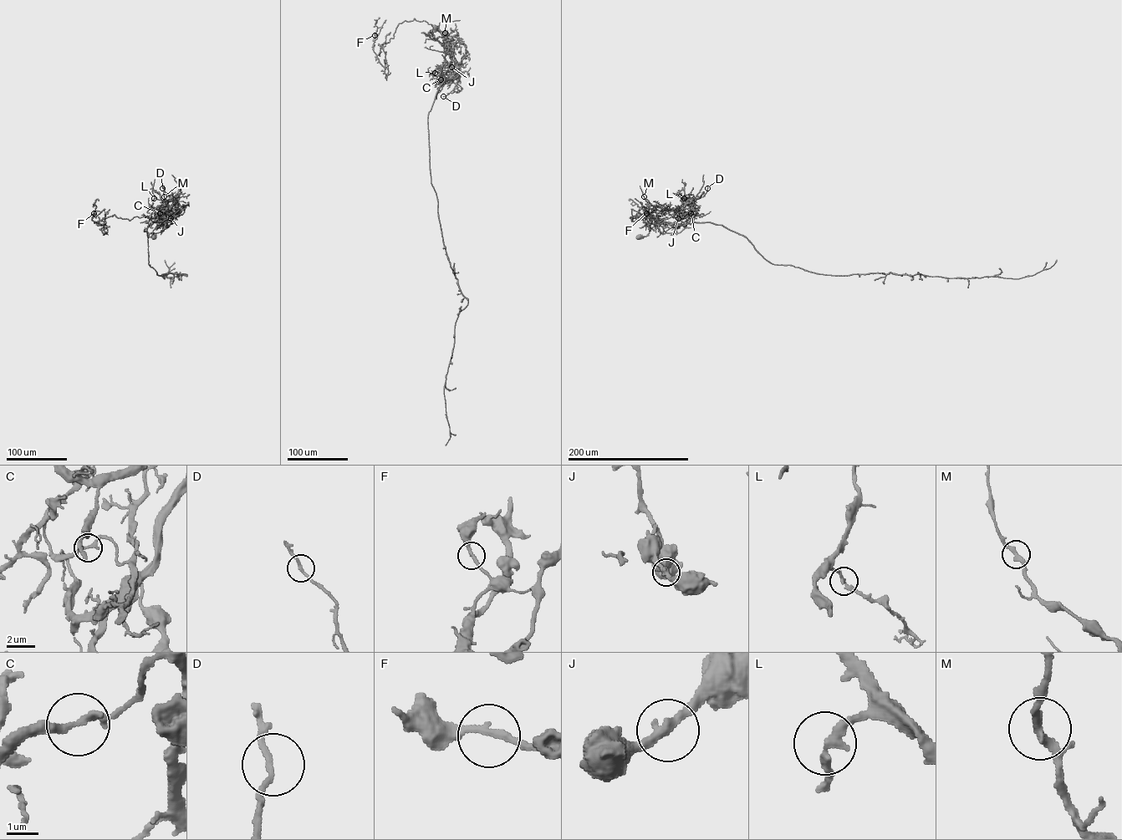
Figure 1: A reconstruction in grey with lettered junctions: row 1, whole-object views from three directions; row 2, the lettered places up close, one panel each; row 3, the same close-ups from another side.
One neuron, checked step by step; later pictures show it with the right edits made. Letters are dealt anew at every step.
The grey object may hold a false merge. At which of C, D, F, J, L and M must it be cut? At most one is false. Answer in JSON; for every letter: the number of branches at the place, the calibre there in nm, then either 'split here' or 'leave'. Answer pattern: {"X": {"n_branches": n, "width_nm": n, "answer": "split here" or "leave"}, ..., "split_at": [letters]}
{"C": {"n_branches": 2, "width_nm": 220, "answer": "split here"}, "D": {"n_branches": 2, "width_nm": 180, "answer": "leave"}, "F": {"n_branches": 2, "width_nm": 220, "answer": "leave"}, "J": {"n_branches": 2, "width_nm": 280, "answer": "leave"}, "L": {"n_branches": 2, "width_nm": 260, "answer": "leave"}, "M": {"n_branches": 2, "width_nm": 240, "answer": "leave"}, "split_at": ["C"]}

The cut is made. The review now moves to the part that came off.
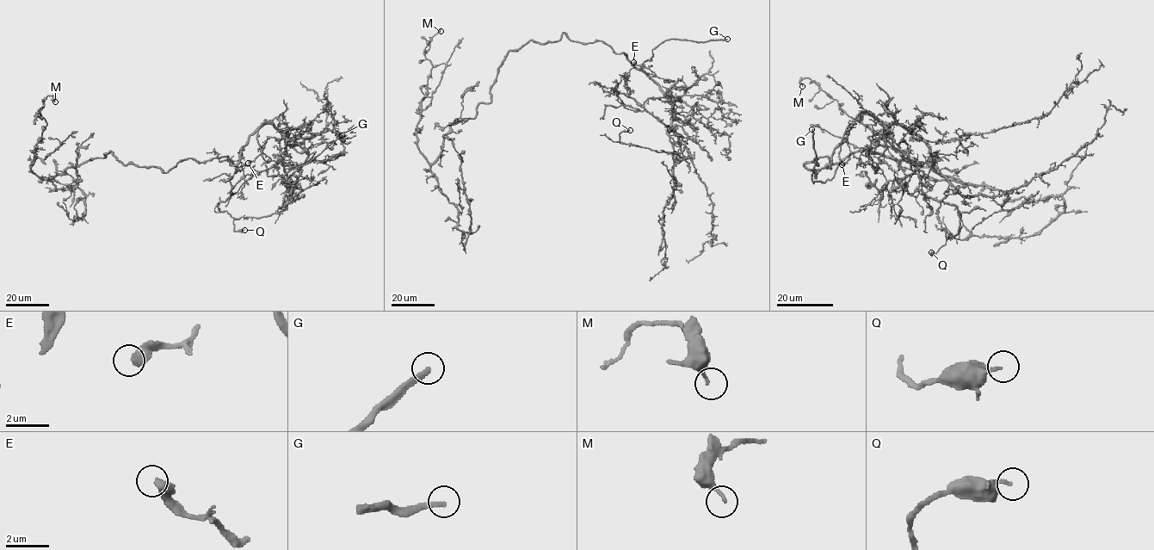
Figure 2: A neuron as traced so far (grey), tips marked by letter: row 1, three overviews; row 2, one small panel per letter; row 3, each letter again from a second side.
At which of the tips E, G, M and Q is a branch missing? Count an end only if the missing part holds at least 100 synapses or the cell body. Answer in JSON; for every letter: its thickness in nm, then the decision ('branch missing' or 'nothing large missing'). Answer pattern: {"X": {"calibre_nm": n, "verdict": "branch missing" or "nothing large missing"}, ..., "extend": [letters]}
{"E": {"calibre_nm": 500, "verdict": "nothing large missing"}, "G": {"calibre_nm": 240, "verdict": "branch missing"}, "M": {"calibre_nm": 150, "verdict": "nothing large missing"}, "Q": {"calibre_nm": 170, "verdict": "nothing large missing"}, "extend": ["G"]}

